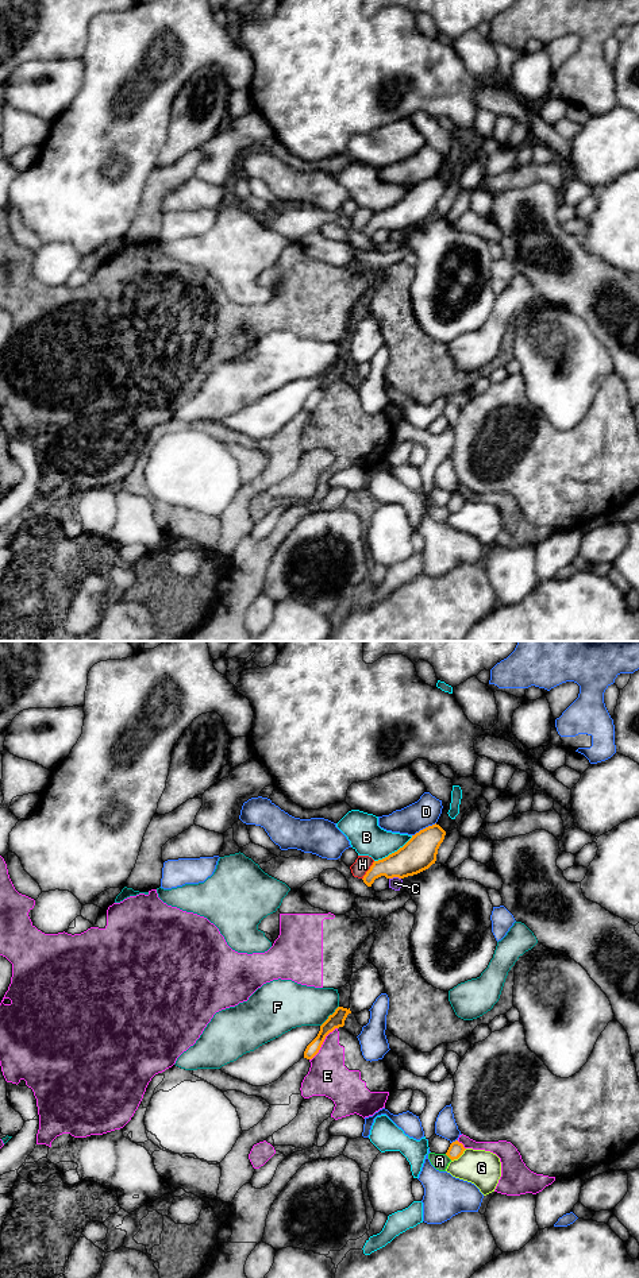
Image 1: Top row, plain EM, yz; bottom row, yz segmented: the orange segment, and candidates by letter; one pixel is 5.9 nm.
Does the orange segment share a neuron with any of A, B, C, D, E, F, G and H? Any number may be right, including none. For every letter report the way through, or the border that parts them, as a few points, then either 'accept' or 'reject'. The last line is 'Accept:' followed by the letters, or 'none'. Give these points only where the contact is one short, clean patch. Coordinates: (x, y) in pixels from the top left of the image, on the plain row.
A: reject
B: reject
C: reject
D: reject
E: reject
F: border along yz (338, 358), (320, 378); reject
G: reject
H: reject
Accept: none

